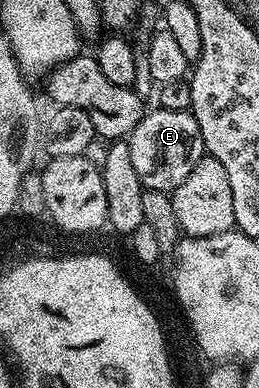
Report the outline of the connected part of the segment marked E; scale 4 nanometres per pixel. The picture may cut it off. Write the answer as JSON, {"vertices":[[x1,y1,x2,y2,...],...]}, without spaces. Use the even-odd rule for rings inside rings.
{"vertices":[[155,107,153,111,147,111,143,115,142,121,130,133,128,137,130,156,134,160,136,174,142,177,143,189,173,194,180,186,180,182,184,182,184,178,188,178,188,174,192,174,192,170,202,161,206,152,204,138,200,134,200,126,191,112,173,112,160,107]]}

